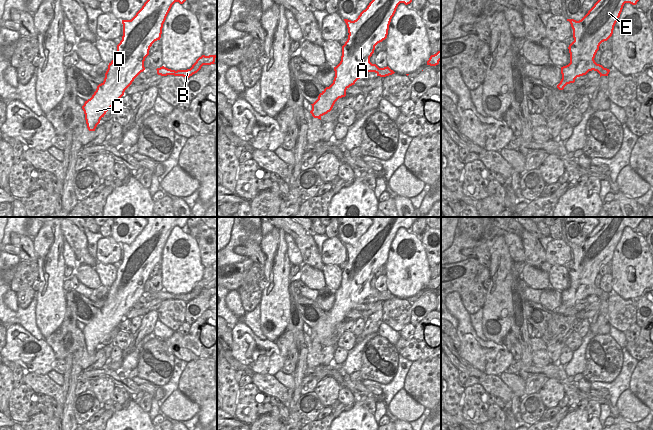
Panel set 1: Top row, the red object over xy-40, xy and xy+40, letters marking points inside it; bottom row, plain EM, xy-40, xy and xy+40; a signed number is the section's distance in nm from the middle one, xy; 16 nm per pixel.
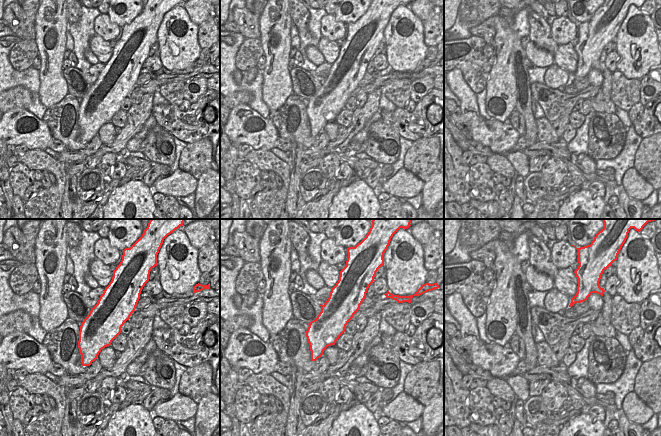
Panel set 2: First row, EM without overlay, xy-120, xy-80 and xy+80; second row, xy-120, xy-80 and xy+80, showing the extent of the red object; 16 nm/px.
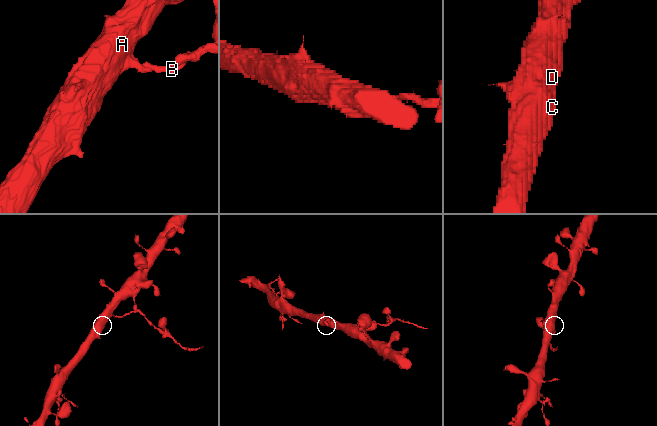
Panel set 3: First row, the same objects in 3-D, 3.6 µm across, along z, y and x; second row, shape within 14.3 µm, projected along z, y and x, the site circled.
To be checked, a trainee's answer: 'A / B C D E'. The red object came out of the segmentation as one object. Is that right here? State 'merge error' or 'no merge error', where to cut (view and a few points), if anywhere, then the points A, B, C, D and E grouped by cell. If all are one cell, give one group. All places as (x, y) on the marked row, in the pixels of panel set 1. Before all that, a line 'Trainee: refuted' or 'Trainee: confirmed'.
Trainee: refuted
merge error; cut xy (380, 68), (375, 72); groups A C D E / B

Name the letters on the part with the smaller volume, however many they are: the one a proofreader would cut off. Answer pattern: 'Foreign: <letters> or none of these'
Foreign: B

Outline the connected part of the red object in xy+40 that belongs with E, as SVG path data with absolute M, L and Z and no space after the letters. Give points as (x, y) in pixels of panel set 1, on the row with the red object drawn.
M598 0L581 20L567 19L573 29L574 41L568 47L570 63L561 67L562 79L557 85L559 90L589 71L601 73L604 67L594 60L600 44L612 36L624 4L636 5L638 1Z

